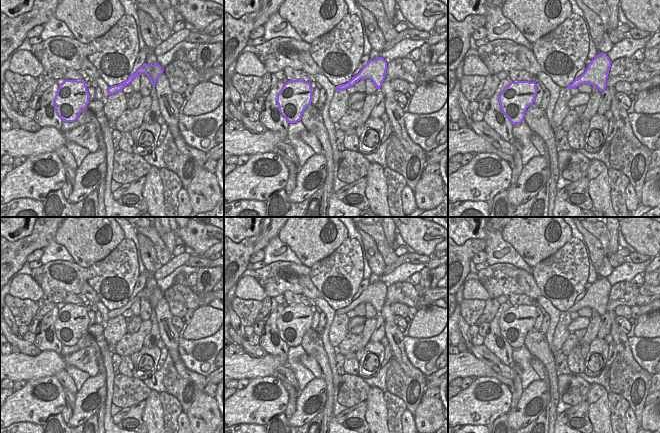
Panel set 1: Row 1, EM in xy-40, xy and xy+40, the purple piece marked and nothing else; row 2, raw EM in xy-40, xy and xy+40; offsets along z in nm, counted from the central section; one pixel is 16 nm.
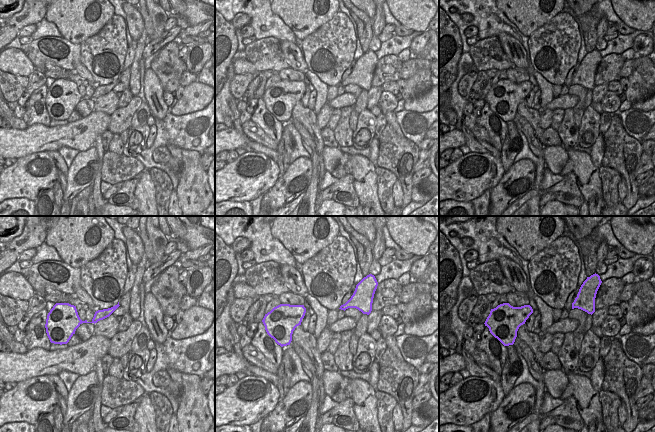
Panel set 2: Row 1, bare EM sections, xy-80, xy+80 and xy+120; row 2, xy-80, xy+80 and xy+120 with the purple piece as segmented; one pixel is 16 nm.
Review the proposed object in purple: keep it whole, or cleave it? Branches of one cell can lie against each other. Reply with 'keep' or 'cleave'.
keep

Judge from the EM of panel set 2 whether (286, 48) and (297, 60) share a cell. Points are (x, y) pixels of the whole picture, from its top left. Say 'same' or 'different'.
same

